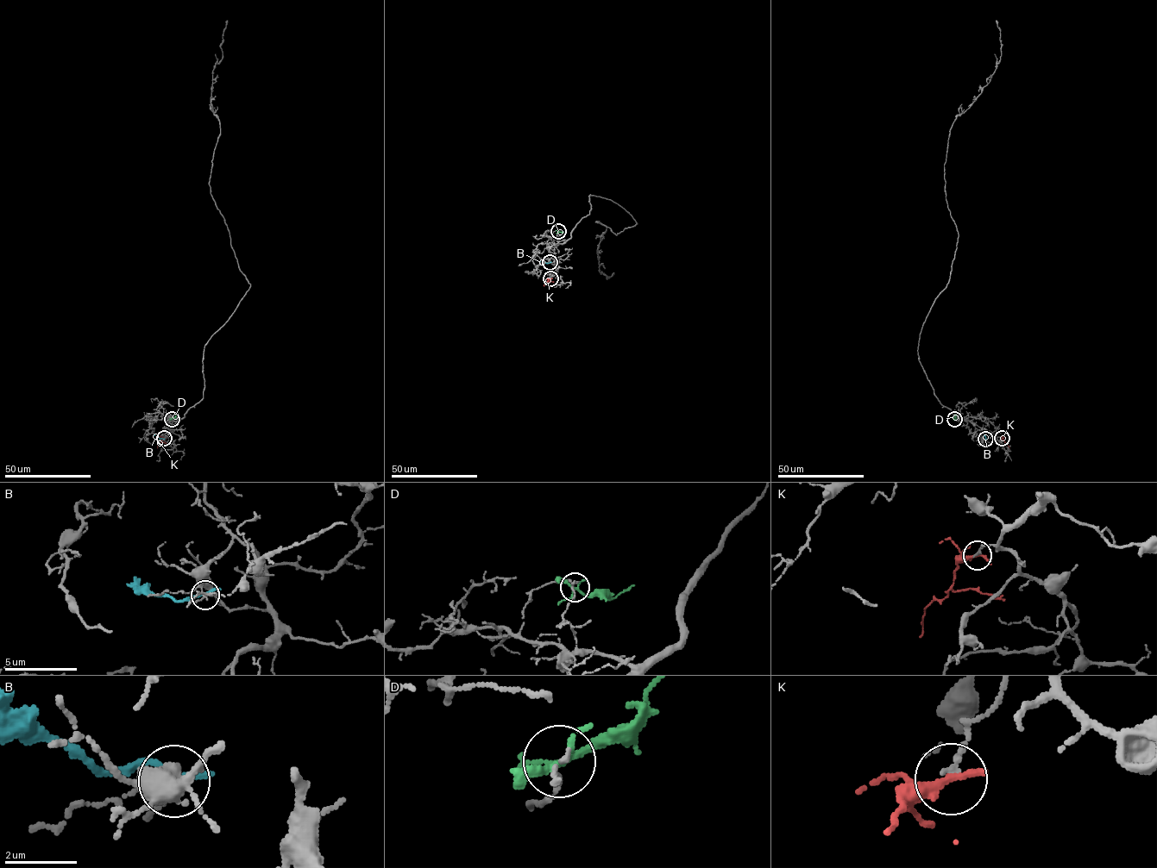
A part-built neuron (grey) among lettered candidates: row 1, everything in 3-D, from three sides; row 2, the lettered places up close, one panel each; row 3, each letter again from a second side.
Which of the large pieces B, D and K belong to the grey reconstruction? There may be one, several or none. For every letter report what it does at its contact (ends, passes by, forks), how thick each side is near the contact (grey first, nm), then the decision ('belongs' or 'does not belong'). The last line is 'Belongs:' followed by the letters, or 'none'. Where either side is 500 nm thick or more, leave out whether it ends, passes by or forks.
B: it ends there; 150 nm thick on the grey side, 240 nm on the other; does not belong
D: it forks there; 170 nm thick on the grey side, 170 nm on the other; does not belong
K: it ends there; 170 nm thick on the grey side, 320 nm on the other; does not belong
Belongs: none

